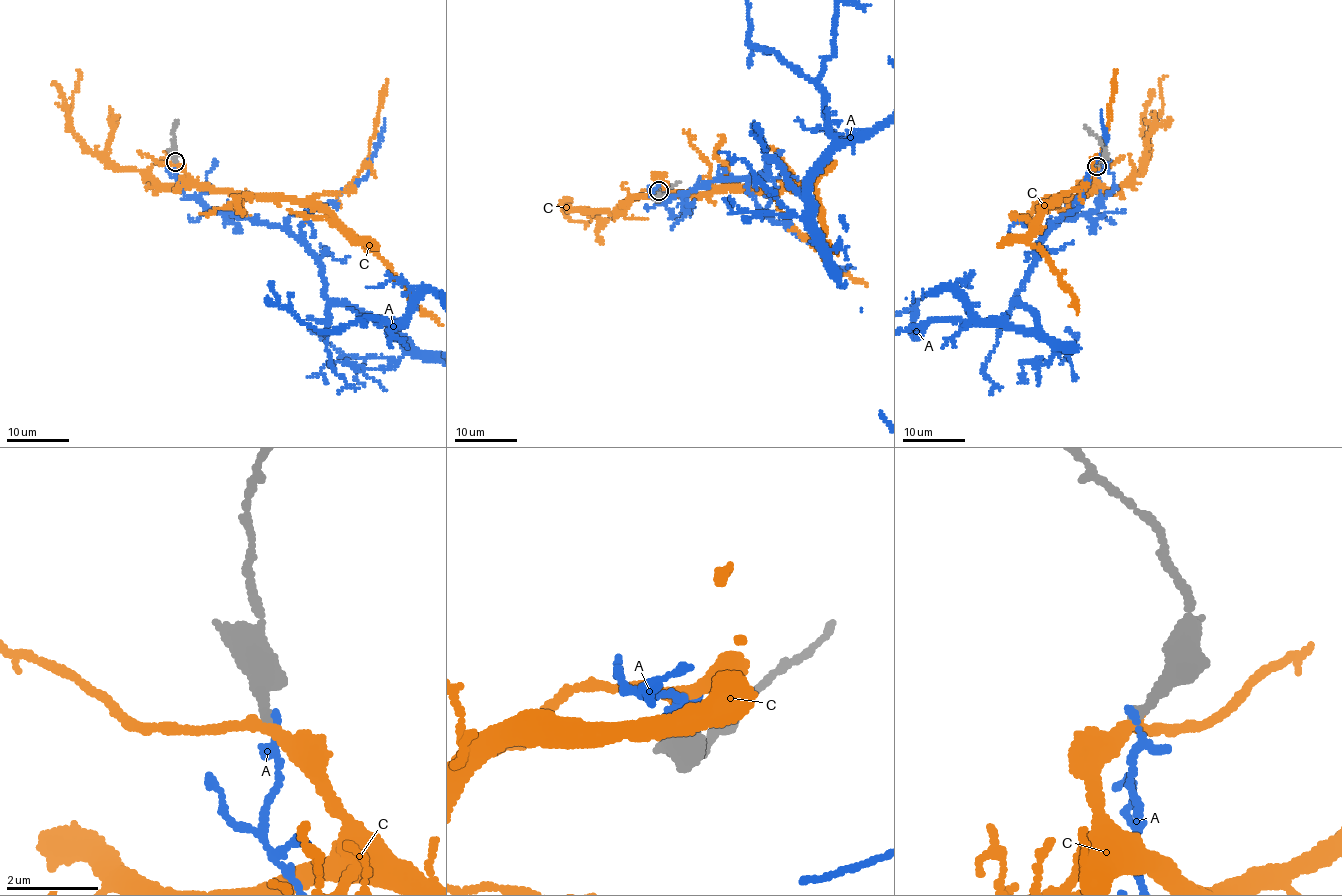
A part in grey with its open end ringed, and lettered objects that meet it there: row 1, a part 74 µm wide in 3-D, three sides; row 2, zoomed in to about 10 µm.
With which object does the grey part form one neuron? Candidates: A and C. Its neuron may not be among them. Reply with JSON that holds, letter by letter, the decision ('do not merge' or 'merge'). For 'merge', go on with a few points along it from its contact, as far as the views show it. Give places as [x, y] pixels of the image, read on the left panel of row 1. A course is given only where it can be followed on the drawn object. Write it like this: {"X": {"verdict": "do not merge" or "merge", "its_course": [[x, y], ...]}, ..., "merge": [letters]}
{"A": {"verdict": "do not merge"}, "C": {"verdict": "merge", "its_course": [[176, 162], [200, 185], [235, 190], [242, 195], [313, 201], [372, 250], [385, 263], [410, 300], [441, 325]]}, "merge": ["C"]}

